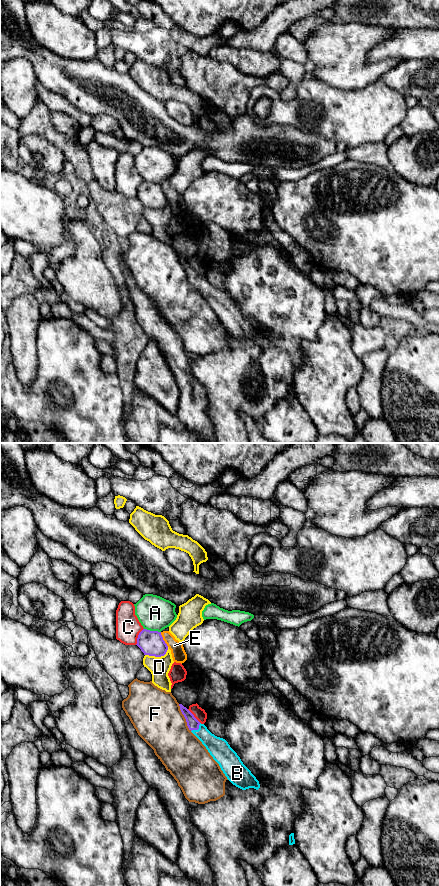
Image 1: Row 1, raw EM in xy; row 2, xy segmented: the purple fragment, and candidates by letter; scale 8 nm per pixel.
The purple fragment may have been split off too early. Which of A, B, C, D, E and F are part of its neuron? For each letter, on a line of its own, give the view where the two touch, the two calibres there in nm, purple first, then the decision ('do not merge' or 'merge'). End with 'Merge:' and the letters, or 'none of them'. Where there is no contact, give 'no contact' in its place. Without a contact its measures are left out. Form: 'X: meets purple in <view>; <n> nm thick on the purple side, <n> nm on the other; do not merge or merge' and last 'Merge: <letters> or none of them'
A: meets purple in xy; 200 nm thick on the purple side, 280 nm on the other; do not merge
B: meets purple in xy; 100 nm thick on the purple side, 170 nm on the other; merge
C: meets purple in xy; 200 nm thick on the purple side, 200 nm on the other; do not merge
D: meets purple in xy; 200 nm thick on the purple side, 160 nm on the other; do not merge
E: meets purple in xy; 200 nm thick on the purple side, 120 nm on the other; do not merge
F: meets purple in xy; 100 nm thick on the purple side, 400 nm on the other; do not merge
Merge: B

